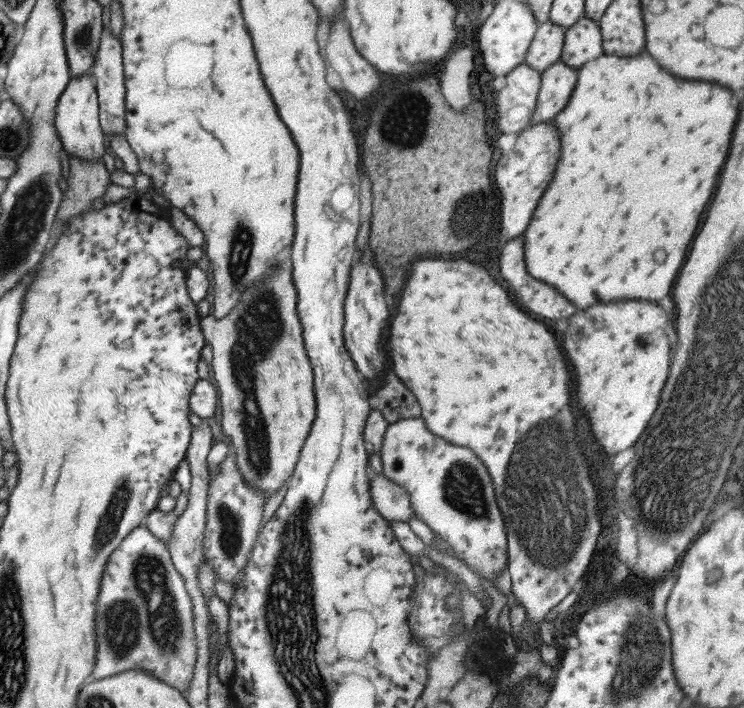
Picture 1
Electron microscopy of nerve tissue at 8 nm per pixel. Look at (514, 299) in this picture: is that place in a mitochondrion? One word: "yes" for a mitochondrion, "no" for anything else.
no

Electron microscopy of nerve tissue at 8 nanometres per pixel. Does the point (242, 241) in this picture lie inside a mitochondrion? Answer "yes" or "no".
yes

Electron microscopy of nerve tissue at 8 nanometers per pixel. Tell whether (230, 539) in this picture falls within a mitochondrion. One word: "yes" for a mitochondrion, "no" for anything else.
yes

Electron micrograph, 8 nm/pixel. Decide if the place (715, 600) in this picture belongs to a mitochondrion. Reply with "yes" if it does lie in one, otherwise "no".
no

